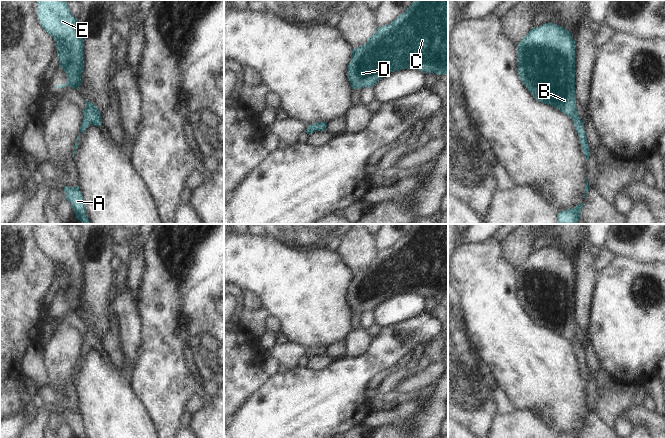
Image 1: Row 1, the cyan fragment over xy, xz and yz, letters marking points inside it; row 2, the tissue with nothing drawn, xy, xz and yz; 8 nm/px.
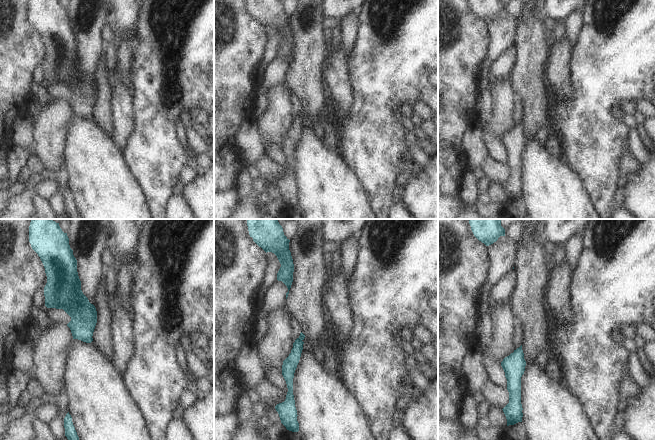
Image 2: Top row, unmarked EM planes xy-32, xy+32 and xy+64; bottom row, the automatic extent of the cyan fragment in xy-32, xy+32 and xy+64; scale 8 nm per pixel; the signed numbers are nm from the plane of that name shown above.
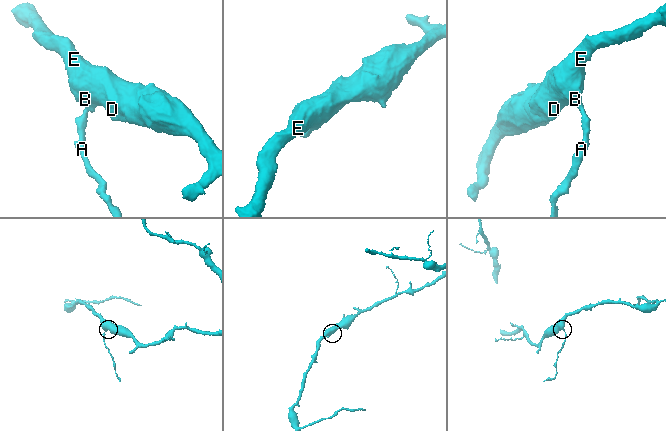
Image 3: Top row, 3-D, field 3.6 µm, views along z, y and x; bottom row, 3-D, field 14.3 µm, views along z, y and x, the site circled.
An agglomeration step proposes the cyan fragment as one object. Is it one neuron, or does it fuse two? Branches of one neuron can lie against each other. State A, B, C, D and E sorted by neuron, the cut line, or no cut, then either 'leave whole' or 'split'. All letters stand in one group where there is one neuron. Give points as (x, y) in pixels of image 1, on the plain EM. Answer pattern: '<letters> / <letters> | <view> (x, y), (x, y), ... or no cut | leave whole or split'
A B C D E | no cut | leave whole

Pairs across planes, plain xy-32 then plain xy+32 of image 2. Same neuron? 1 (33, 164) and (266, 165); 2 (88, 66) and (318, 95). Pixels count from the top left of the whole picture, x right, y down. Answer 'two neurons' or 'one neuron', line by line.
1: one neuron
2: one neuron

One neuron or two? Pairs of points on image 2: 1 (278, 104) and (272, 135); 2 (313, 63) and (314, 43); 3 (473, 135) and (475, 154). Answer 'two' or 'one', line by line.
1: one
2: one
3: one

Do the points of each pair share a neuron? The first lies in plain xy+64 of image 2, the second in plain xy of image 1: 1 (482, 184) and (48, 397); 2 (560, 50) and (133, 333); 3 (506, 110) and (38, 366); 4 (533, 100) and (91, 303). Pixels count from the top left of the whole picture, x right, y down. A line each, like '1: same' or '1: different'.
1: different
2: same
3: different
4: same

